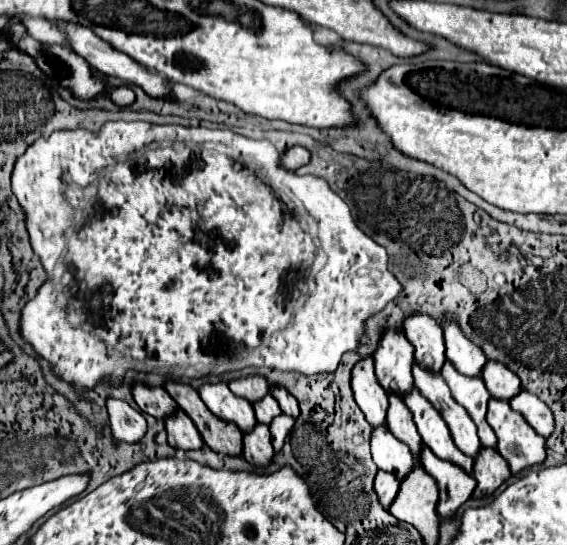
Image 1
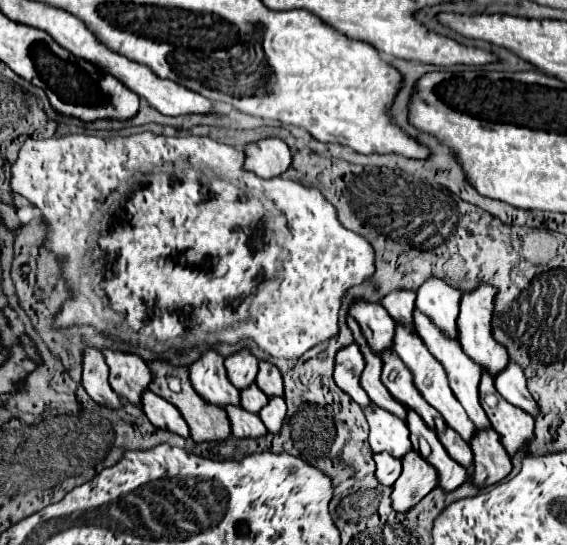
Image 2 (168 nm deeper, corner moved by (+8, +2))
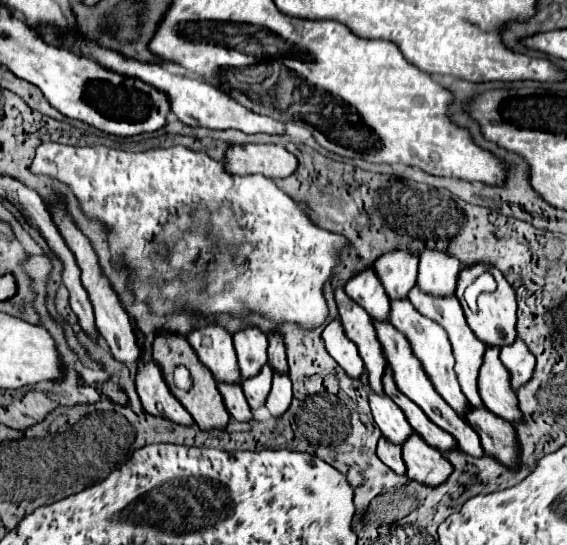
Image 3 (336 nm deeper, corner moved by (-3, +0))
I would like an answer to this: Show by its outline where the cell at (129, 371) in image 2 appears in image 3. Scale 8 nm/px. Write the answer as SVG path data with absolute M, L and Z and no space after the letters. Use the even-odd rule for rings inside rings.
M50 212L50 214L54 218L54 224L58 224L60 234L64 236L68 248L74 252L76 262L78 262L78 266L82 270L82 284L84 284L84 288L90 294L90 300L92 300L92 306L94 306L94 314L96 314L96 326L98 326L100 336L104 338L104 342L108 344L112 356L118 362L122 362L122 364L138 364L144 358L144 350L142 350L142 346L136 340L136 332L134 332L134 326L132 326L128 314L122 310L122 306L118 302L118 296L110 288L110 282L100 274L98 258L96 258L88 238L76 228L76 224L72 224L72 220L68 220L68 216L56 216L56 212Z

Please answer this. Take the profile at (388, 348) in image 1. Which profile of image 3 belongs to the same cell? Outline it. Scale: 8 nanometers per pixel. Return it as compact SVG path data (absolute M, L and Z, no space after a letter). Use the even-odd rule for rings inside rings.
M374 270L372 272L360 272L358 276L354 276L346 286L344 292L356 302L360 304L372 320L380 320L386 322L390 318L390 300L380 284L380 280L376 280Z

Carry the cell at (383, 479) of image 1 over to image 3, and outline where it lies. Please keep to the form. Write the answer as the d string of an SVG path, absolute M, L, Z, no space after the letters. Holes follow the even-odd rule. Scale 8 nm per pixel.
M380 438L380 442L378 442L378 458L390 470L394 470L398 476L402 476L406 472L404 460L402 460L402 448L396 448L394 444L388 444L388 440L384 440L384 438Z

